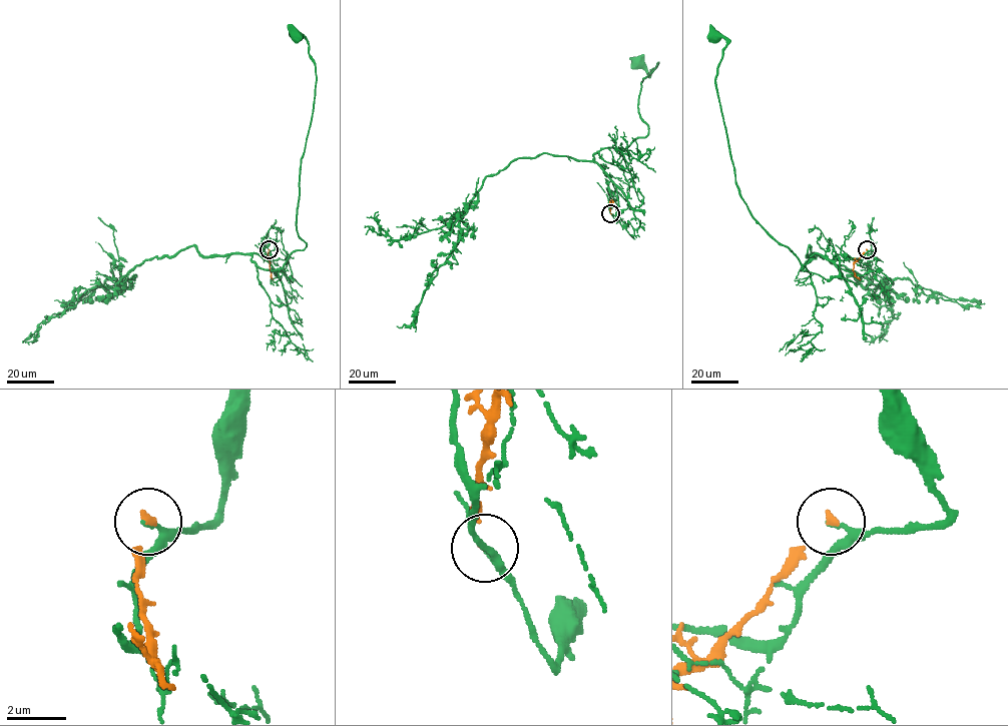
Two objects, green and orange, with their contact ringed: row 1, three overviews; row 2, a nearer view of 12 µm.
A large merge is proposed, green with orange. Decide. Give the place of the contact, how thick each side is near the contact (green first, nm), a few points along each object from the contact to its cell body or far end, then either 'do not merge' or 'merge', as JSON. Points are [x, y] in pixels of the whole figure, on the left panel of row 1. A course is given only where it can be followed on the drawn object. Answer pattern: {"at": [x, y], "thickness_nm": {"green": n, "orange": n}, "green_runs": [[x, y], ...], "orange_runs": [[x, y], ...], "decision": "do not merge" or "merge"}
{"at": [269, 249], "thickness_nm": {"green": 100, "orange": 170}, "green_runs": [[269, 249], [268, 260], [252, 260], [273, 270], [306, 245], [296, 210], [316, 65], [296, 35]], "orange_runs": [[269, 249], [273, 279]], "decision": "do not merge"}

